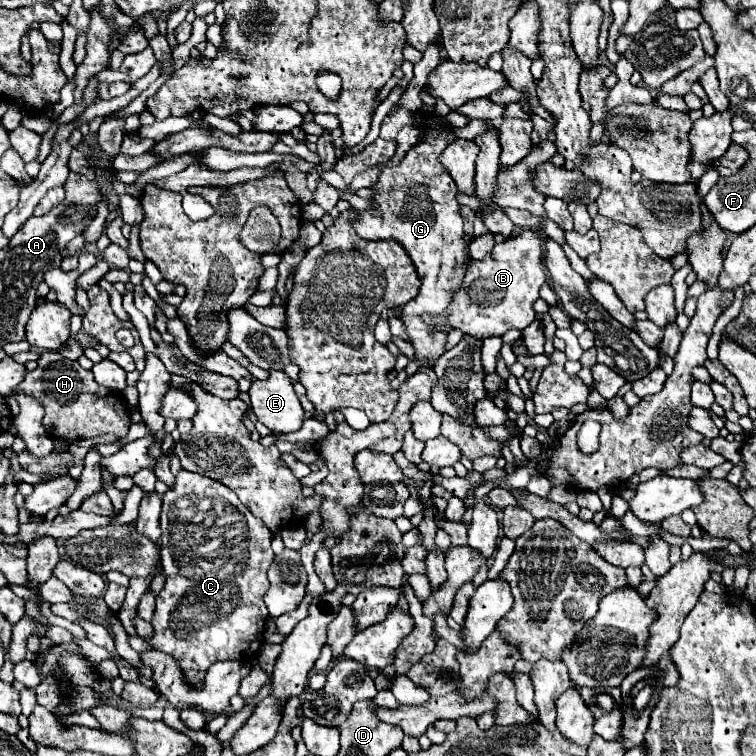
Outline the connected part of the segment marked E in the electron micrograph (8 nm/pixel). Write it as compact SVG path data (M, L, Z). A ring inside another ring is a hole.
M272 370L268 380L254 380L250 402L258 420L274 434L296 432L304 422L304 408L292 388L286 372Z

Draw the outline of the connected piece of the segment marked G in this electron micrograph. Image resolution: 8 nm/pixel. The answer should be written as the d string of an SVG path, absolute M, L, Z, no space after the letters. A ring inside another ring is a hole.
M424 132L424 138L422 138L422 142L420 144L416 144L414 148L410 148L408 150L408 154L402 158L402 162L398 164L398 166L384 166L384 170L382 170L382 174L380 174L380 182L374 186L374 190L376 190L376 198L374 198L374 202L378 204L376 206L376 210L370 210L370 212L360 212L360 218L354 222L354 230L362 236L362 238L368 238L368 240L376 240L376 238L394 238L396 242L400 242L406 250L408 250L408 254L410 254L410 258L412 258L412 262L414 262L414 266L416 266L416 270L418 270L418 274L420 274L420 280L422 280L422 288L420 288L420 294L412 300L412 302L408 302L406 306L404 306L404 324L406 324L406 332L410 334L410 344L414 346L414 350L416 350L416 356L418 356L418 364L420 366L434 366L436 364L436 360L442 356L442 352L444 352L444 344L446 344L446 334L436 334L436 338L424 338L424 326L420 326L420 314L424 314L424 312L432 312L432 314L440 314L446 306L448 306L448 302L452 300L450 296L452 296L452 290L456 290L456 286L460 286L460 280L464 278L464 270L466 270L466 260L468 260L468 246L466 246L466 242L464 242L464 232L462 232L462 216L460 216L460 206L458 206L458 202L456 202L456 184L452 182L452 178L450 178L450 174L440 166L440 154L442 154L442 150L448 146L448 142L452 142L454 140L454 136L452 134L440 134L440 136L430 136L428 132Z

